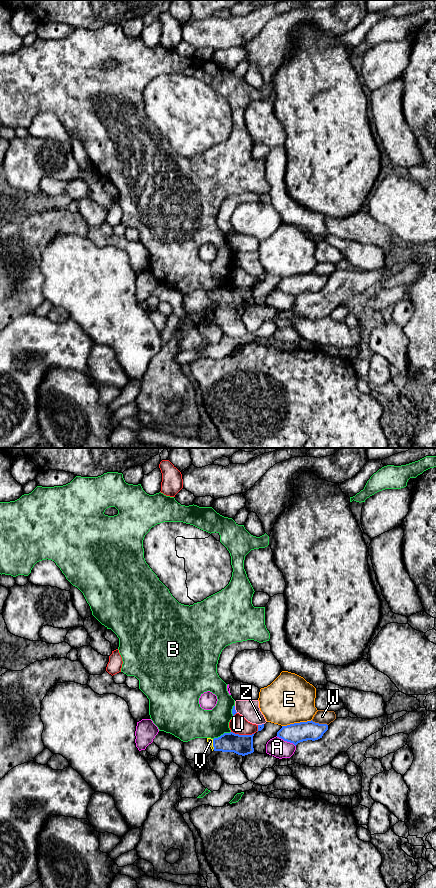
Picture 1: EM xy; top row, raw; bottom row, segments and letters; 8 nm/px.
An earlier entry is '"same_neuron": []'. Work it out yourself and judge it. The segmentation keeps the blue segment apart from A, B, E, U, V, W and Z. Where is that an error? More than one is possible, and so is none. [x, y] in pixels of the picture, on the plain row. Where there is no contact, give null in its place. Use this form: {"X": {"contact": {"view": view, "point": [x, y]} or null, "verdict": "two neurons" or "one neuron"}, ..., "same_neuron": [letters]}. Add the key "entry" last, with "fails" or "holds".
{"A": {"contact": {"view": "xy", "point": [286, 292]}, "verdict": "two neurons"}, "B": {"contact": {"view": "xy", "point": [221, 287]}, "verdict": "two neurons"}, "E": {"contact": {"view": "xy", "point": [296, 275]}, "verdict": "two neurons"}, "U": {"contact": {"view": "xy", "point": [243, 287]}, "verdict": "two neurons"}, "V": {"contact": {"view": "xy", "point": [213, 296]}, "verdict": "one neuron"}, "W": {"contact": {"view": "xy", "point": [318, 275]}, "verdict": "two neurons"}, "Z": {"contact": {"view": "xy", "point": [234, 261]}, "verdict": "two neurons"}, "same_neuron": ["V"], "entry": "fails"}

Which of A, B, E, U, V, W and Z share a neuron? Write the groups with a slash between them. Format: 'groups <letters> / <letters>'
groups A / B / E / U / V / W / Z

